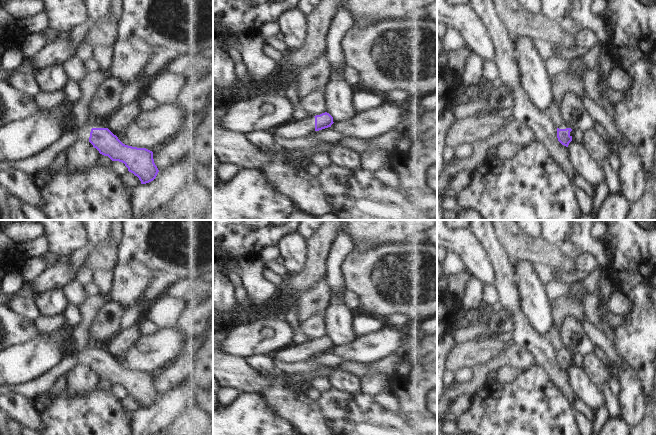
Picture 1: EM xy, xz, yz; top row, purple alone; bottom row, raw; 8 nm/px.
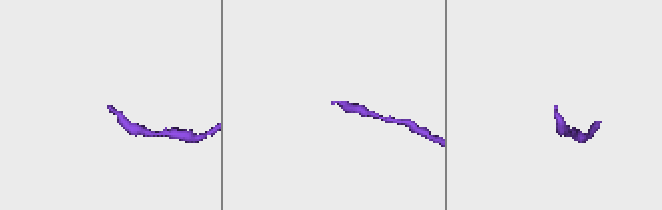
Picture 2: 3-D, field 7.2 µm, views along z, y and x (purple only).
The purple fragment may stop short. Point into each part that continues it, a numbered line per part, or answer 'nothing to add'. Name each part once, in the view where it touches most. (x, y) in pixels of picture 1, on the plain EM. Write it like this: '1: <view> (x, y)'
1: xy (83, 354)

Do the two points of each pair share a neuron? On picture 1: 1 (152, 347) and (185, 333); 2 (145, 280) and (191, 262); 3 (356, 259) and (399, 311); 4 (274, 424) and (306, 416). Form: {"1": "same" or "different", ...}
{"1": "same", "2": "same", "3": "same", "4": "different"}

